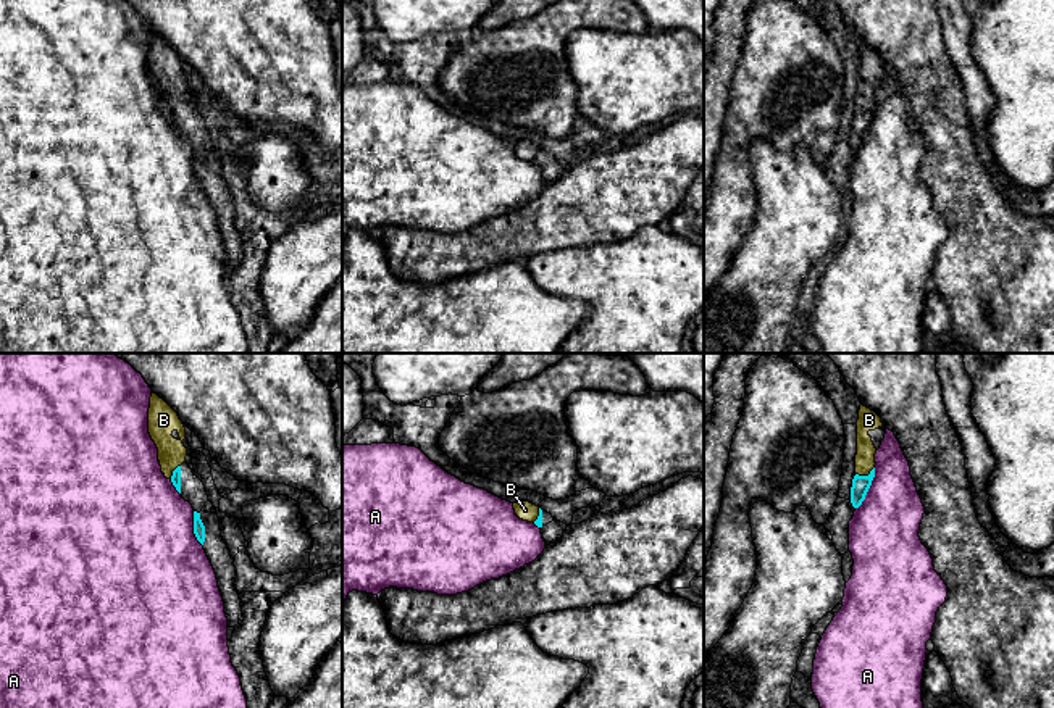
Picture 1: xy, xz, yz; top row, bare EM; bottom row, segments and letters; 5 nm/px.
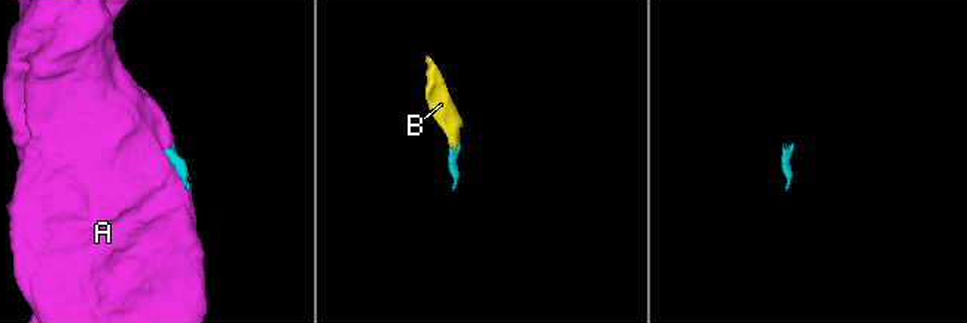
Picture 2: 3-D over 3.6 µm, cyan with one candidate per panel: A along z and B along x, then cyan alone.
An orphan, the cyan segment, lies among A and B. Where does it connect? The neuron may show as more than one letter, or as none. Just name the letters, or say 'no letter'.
B

